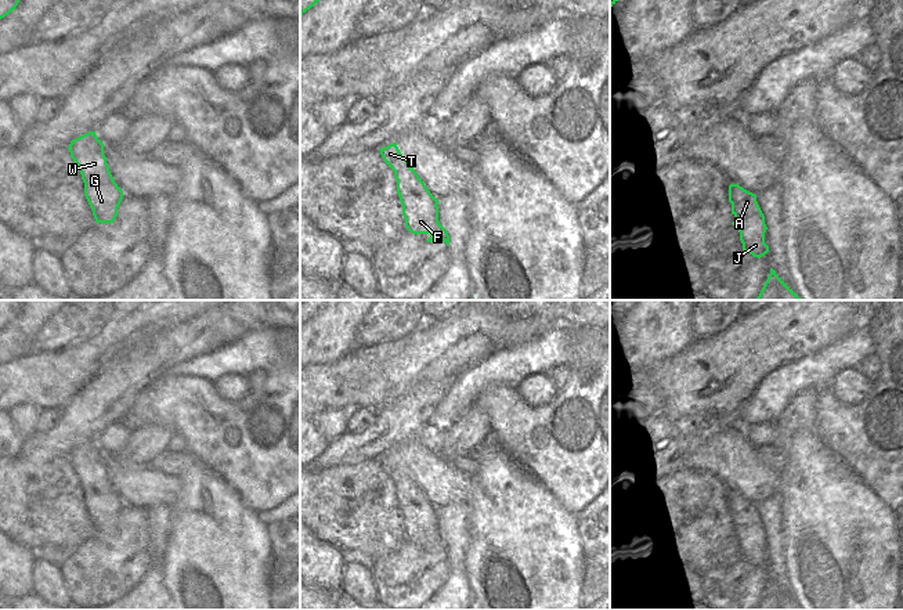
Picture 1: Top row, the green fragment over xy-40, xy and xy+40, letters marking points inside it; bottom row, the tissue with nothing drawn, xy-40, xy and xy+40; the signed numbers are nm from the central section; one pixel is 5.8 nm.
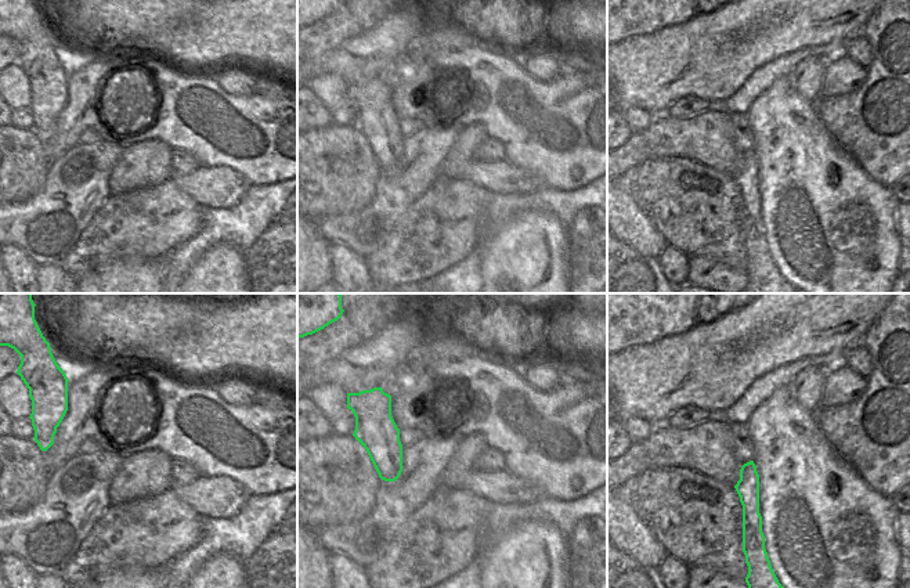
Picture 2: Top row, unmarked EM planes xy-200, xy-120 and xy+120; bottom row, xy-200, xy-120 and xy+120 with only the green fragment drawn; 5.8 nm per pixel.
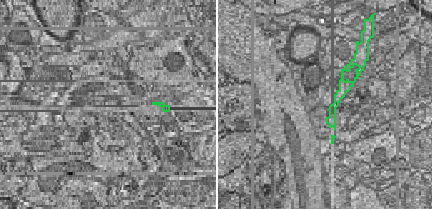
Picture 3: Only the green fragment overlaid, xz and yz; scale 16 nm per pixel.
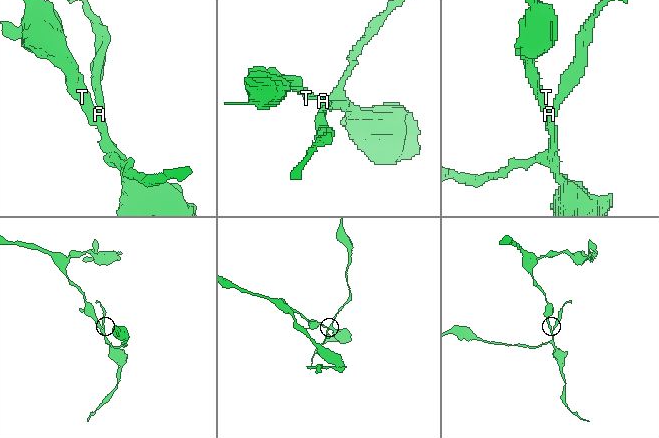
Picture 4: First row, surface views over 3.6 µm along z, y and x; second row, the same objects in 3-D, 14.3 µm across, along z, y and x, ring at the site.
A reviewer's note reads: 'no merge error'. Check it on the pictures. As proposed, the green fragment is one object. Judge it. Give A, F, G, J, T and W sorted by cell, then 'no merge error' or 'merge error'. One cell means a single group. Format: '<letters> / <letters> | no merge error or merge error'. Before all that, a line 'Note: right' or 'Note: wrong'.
Note: wrong
A J / F G T W | merge error

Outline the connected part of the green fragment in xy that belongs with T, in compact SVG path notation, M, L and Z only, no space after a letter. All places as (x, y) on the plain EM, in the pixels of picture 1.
M395 452L379 461L386 474L394 481L407 539L416 545L434 544L440 534L436 508L400 462Z

